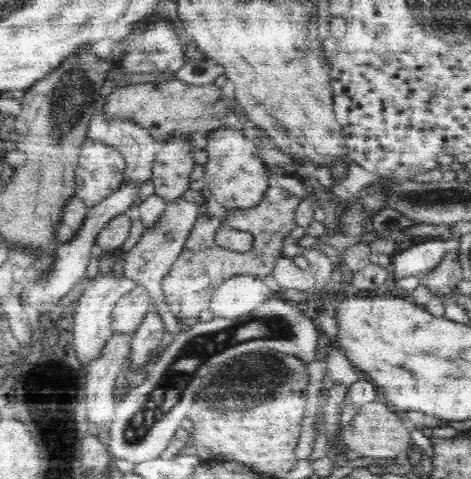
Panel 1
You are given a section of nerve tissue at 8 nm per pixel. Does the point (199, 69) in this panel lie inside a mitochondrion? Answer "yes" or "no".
no

